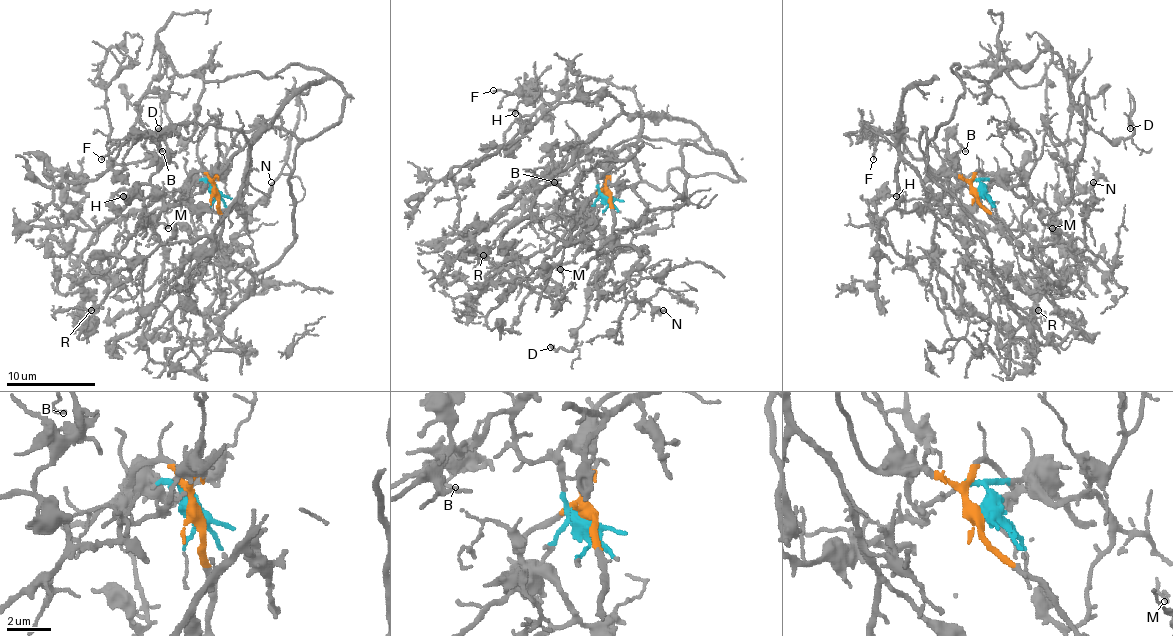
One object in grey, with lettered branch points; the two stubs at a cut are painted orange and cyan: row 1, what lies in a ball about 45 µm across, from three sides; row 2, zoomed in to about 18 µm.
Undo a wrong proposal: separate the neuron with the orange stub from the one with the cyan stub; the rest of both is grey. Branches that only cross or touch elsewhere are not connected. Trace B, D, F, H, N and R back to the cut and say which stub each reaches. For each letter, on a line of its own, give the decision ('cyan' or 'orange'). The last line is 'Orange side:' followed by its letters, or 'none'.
B: cyan
D: orange
F: cyan
H: cyan
N: orange
R: cyan
Orange side: D, N

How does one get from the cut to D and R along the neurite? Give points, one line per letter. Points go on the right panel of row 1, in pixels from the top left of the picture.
D: (977, 193), (919, 146), (952, 67), (1052, 51), (1079, 115), (1130, 129)
R: (977, 193), (975, 180), (935, 202), (957, 217), (1039, 310)

